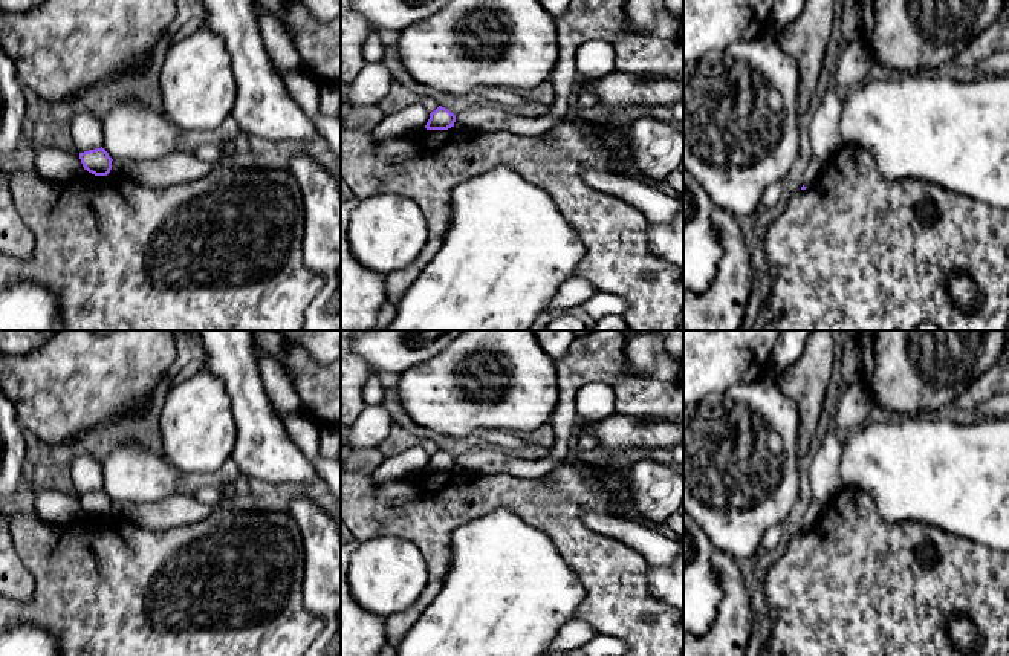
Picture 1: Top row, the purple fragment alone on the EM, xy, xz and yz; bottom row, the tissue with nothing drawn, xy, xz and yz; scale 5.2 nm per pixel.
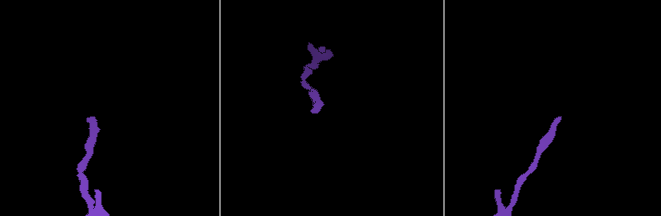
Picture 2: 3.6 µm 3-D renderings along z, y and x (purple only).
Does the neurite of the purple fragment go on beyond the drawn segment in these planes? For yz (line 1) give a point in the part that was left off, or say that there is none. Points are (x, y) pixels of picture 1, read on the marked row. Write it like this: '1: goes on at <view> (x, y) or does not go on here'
1: does not go on here

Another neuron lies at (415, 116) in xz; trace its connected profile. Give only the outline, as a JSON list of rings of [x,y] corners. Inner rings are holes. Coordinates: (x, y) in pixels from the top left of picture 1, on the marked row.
[[[411,104],[399,112],[382,115],[381,122],[373,128],[376,139],[401,136],[425,128],[430,112],[420,104]]]

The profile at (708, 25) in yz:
[[[683,0],[683,64],[766,31],[775,0]]]

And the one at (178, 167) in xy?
[[[171,153],[153,161],[113,159],[112,170],[148,188],[167,188],[174,183],[206,176],[219,162],[206,164],[190,153]]]

